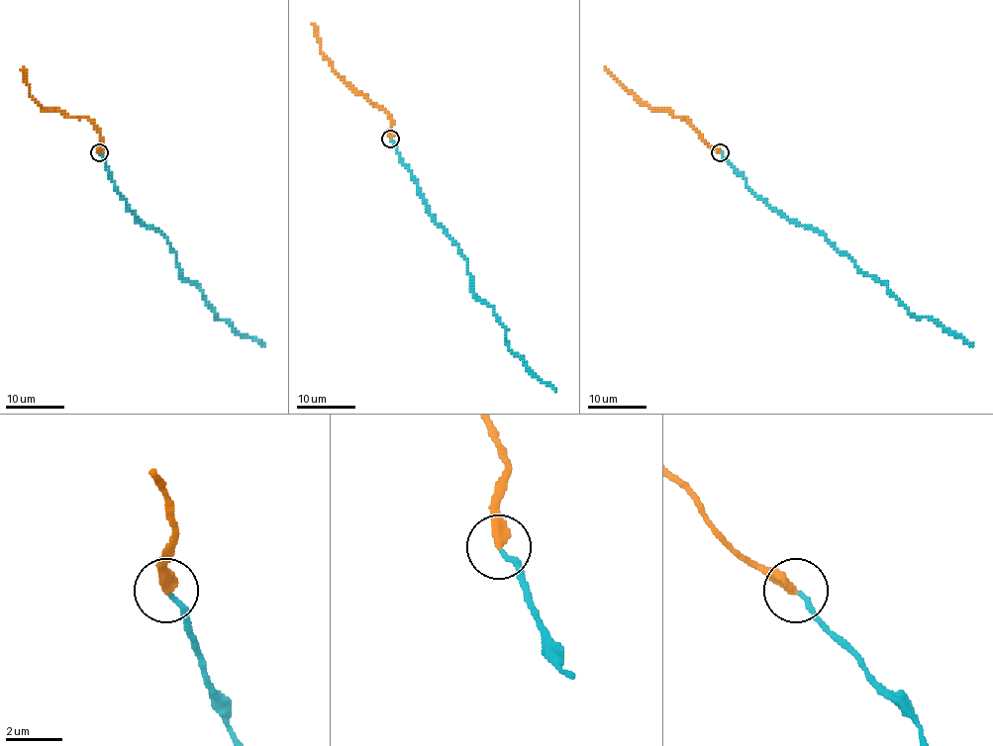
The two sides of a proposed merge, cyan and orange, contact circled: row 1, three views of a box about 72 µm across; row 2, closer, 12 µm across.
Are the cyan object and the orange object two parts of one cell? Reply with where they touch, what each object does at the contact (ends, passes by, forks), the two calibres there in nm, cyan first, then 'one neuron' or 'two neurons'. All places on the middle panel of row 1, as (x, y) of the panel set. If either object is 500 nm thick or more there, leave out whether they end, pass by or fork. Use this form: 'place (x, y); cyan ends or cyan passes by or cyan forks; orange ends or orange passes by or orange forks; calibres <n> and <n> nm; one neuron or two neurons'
place (390, 139); cyan ends; orange ends; calibres 160 and 380 nm; one neuron

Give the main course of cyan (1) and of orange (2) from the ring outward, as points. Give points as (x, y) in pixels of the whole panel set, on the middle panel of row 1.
1: (390, 139), (430, 216), (466, 259), (472, 292), (491, 307), (506, 330), (506, 345), (556, 391)
2: (390, 139), (391, 119), (377, 104), (372, 104), (362, 93), (356, 93), (337, 73), (321, 50), (312, 23)

